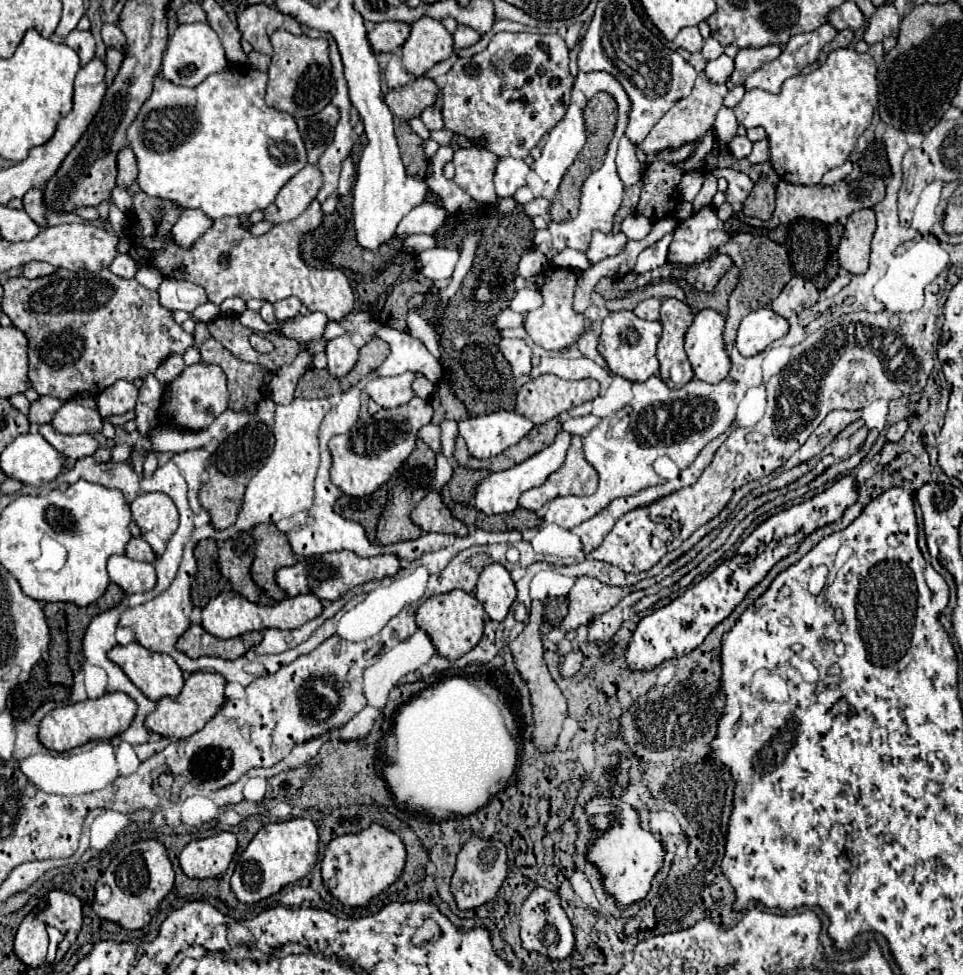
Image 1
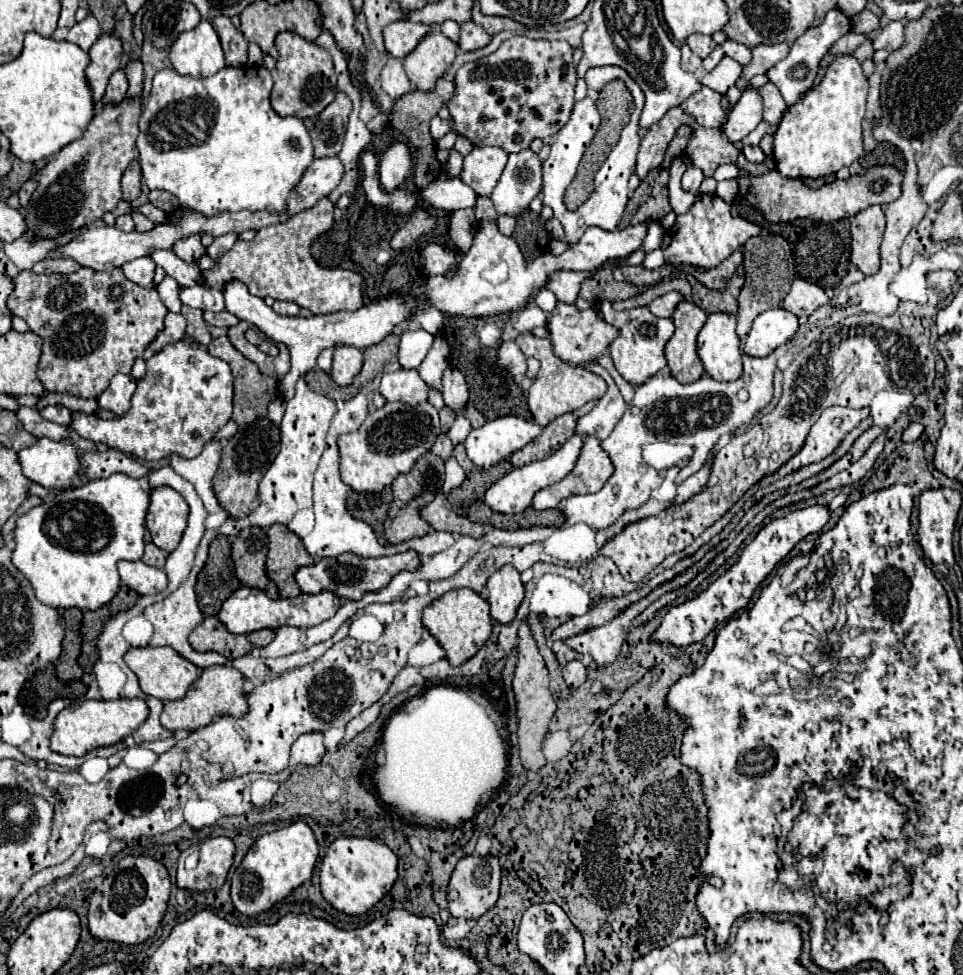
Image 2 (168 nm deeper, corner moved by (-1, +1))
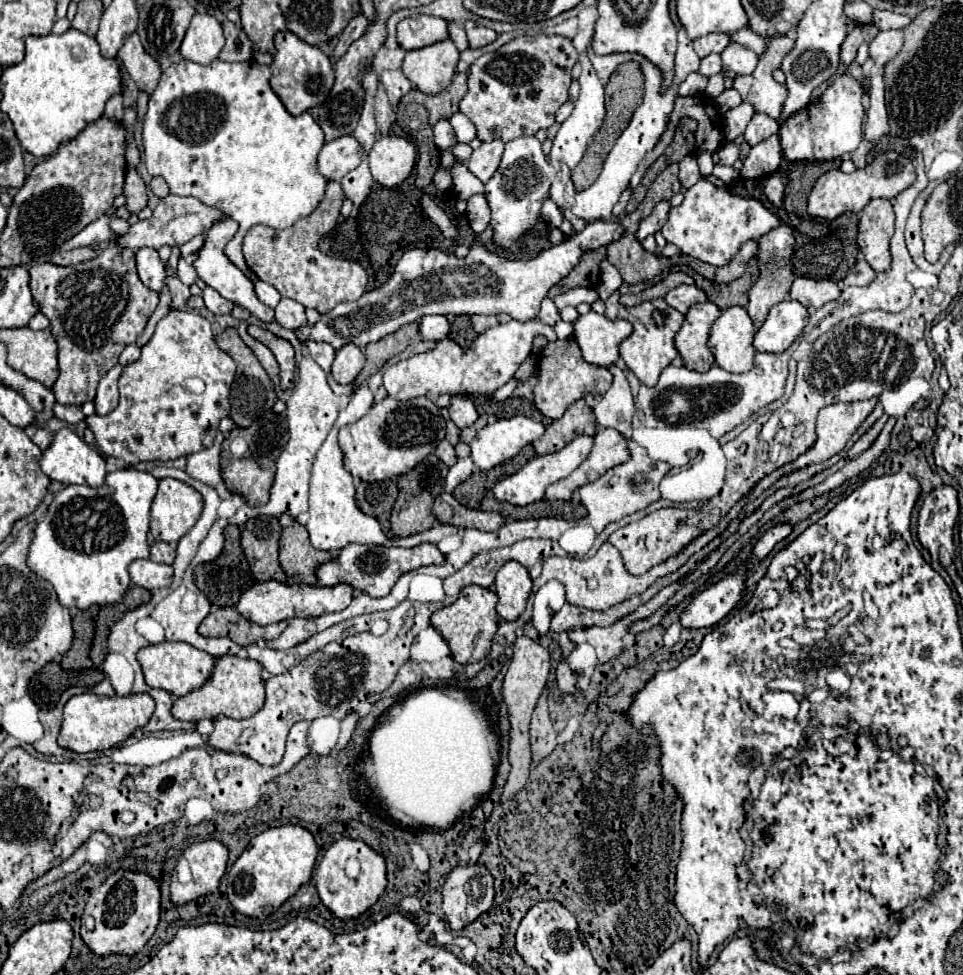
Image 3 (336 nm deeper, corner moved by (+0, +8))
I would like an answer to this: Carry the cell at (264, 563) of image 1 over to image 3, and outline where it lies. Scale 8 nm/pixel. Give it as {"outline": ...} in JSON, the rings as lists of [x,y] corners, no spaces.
{"outline":[[[283,514],[279,518],[281,540],[279,540],[279,564],[287,574],[287,584],[315,584],[315,568],[331,560],[329,552],[315,550],[309,542],[305,526],[295,518]]]}

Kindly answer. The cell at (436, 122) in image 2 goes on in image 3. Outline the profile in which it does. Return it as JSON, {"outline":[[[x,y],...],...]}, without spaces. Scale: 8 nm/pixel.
{"outline":[[[445,118],[437,120],[437,124],[433,126],[433,138],[435,138],[437,148],[441,150],[441,166],[453,164],[455,162],[455,156],[449,154],[449,148],[457,142],[457,138],[453,134],[453,128],[451,128],[449,120],[445,120]]]}

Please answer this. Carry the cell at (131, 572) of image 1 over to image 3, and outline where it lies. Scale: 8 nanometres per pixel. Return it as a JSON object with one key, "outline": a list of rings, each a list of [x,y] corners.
{"outline":[[[133,560],[129,564],[129,576],[135,586],[143,586],[147,590],[171,586],[173,568],[167,564],[157,564],[153,560]]]}

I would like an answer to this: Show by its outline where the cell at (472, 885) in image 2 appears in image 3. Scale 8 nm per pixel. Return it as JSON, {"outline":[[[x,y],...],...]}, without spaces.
{"outline":[[[485,864],[457,866],[443,886],[443,912],[453,930],[471,924],[493,904],[493,876]]]}

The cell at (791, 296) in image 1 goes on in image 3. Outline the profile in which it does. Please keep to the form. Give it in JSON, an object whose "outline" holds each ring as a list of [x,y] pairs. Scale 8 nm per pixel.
{"outline":[[[797,276],[793,280],[789,298],[801,302],[805,308],[821,308],[829,300],[837,300],[841,294],[839,286],[831,280],[813,280]]]}

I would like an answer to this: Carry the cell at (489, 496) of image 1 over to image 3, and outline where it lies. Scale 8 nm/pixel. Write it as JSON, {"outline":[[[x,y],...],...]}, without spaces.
{"outline":[[[579,434],[575,436],[565,448],[553,452],[553,454],[545,454],[545,456],[535,456],[533,460],[529,460],[519,472],[499,480],[495,486],[493,486],[493,496],[499,500],[499,502],[509,502],[509,504],[515,504],[515,506],[527,506],[527,504],[533,504],[533,502],[539,502],[543,500],[545,496],[545,488],[565,476],[569,476],[585,458],[587,454],[591,452],[593,448],[593,438],[587,436],[587,434]]]}

